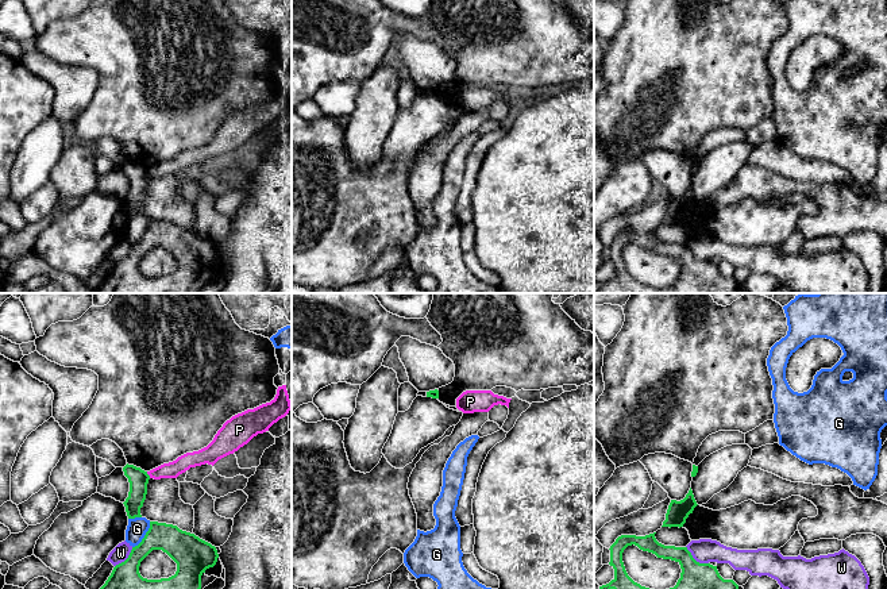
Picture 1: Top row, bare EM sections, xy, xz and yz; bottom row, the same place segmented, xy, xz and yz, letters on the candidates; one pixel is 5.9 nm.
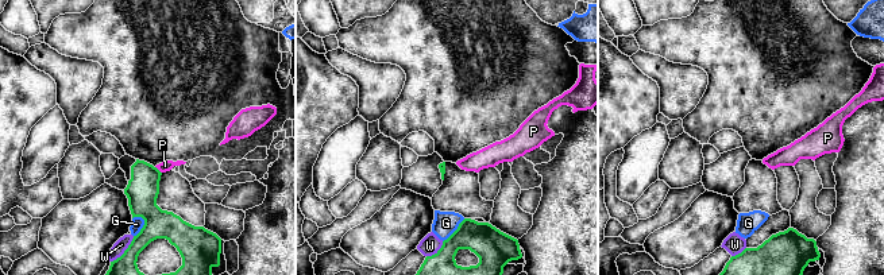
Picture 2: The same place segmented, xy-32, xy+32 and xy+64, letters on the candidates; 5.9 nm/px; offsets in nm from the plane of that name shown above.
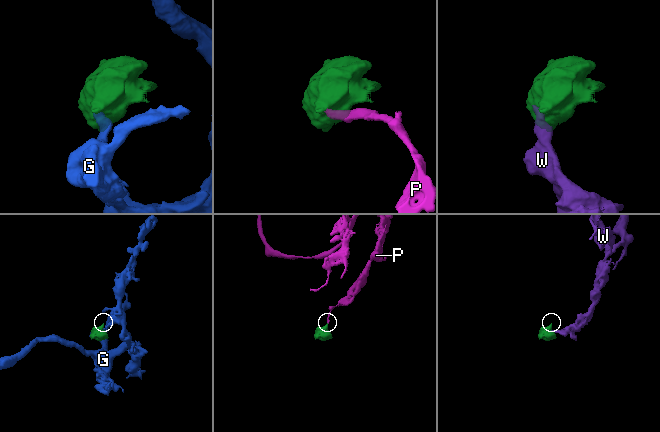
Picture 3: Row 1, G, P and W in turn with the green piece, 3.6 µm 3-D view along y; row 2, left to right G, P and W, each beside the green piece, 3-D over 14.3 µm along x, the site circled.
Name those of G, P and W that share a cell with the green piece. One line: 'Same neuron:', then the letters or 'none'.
Same neuron: none

